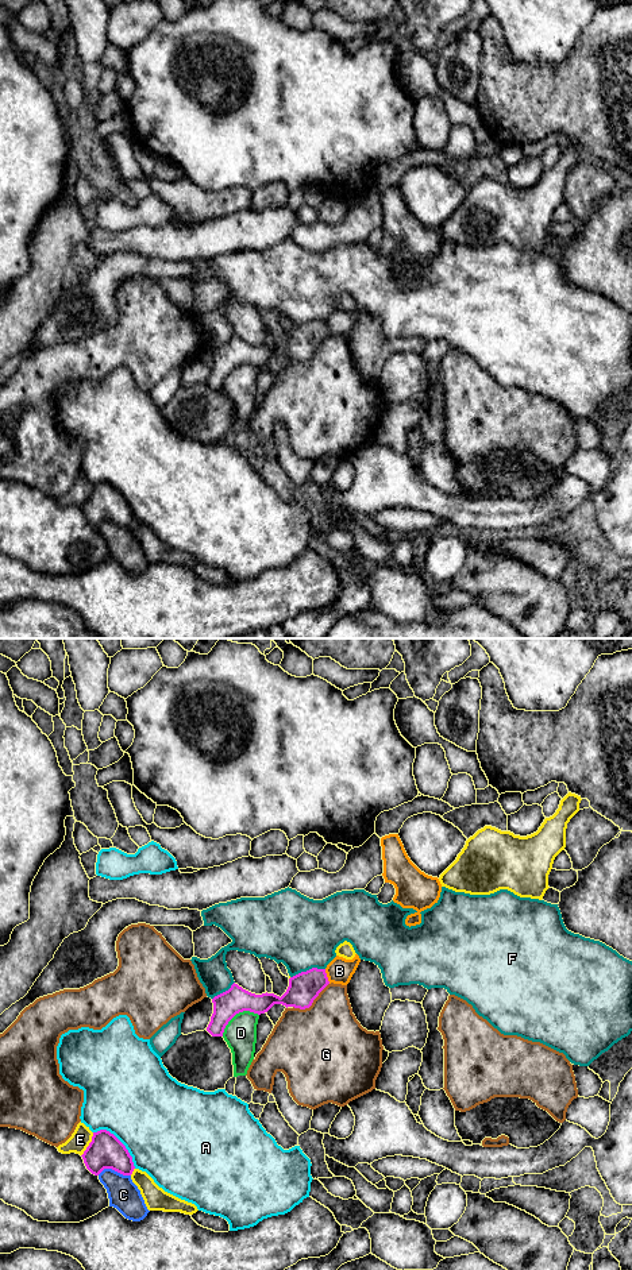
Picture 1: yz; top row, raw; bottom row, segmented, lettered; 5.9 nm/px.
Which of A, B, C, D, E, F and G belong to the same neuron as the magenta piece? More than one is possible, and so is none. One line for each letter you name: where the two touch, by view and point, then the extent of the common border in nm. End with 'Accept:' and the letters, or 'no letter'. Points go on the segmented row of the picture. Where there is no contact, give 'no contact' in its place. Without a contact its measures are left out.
Accept: no letter

